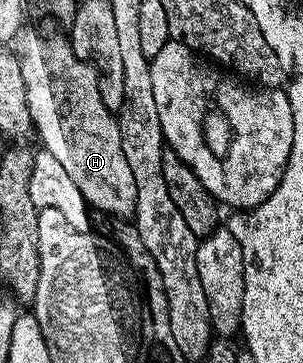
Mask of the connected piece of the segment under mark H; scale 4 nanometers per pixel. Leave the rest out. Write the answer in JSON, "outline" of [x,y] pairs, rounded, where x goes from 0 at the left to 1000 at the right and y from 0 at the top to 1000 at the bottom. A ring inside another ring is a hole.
{"outline":[[[96,77],[56,102],[53,152],[66,204],[79,215],[99,339],[119,355],[119,375],[125,364],[139,383],[135,405],[211,455],[215,474],[231,482],[238,501],[251,501],[251,512],[264,512],[264,534],[277,534],[300,576],[353,595],[439,598],[449,567],[449,490],[422,457],[422,435],[409,435],[386,317],[363,309],[356,292],[343,292],[343,270],[330,270],[323,198],[304,176],[251,160],[228,107],[201,85],[122,88],[119,80]]]}

